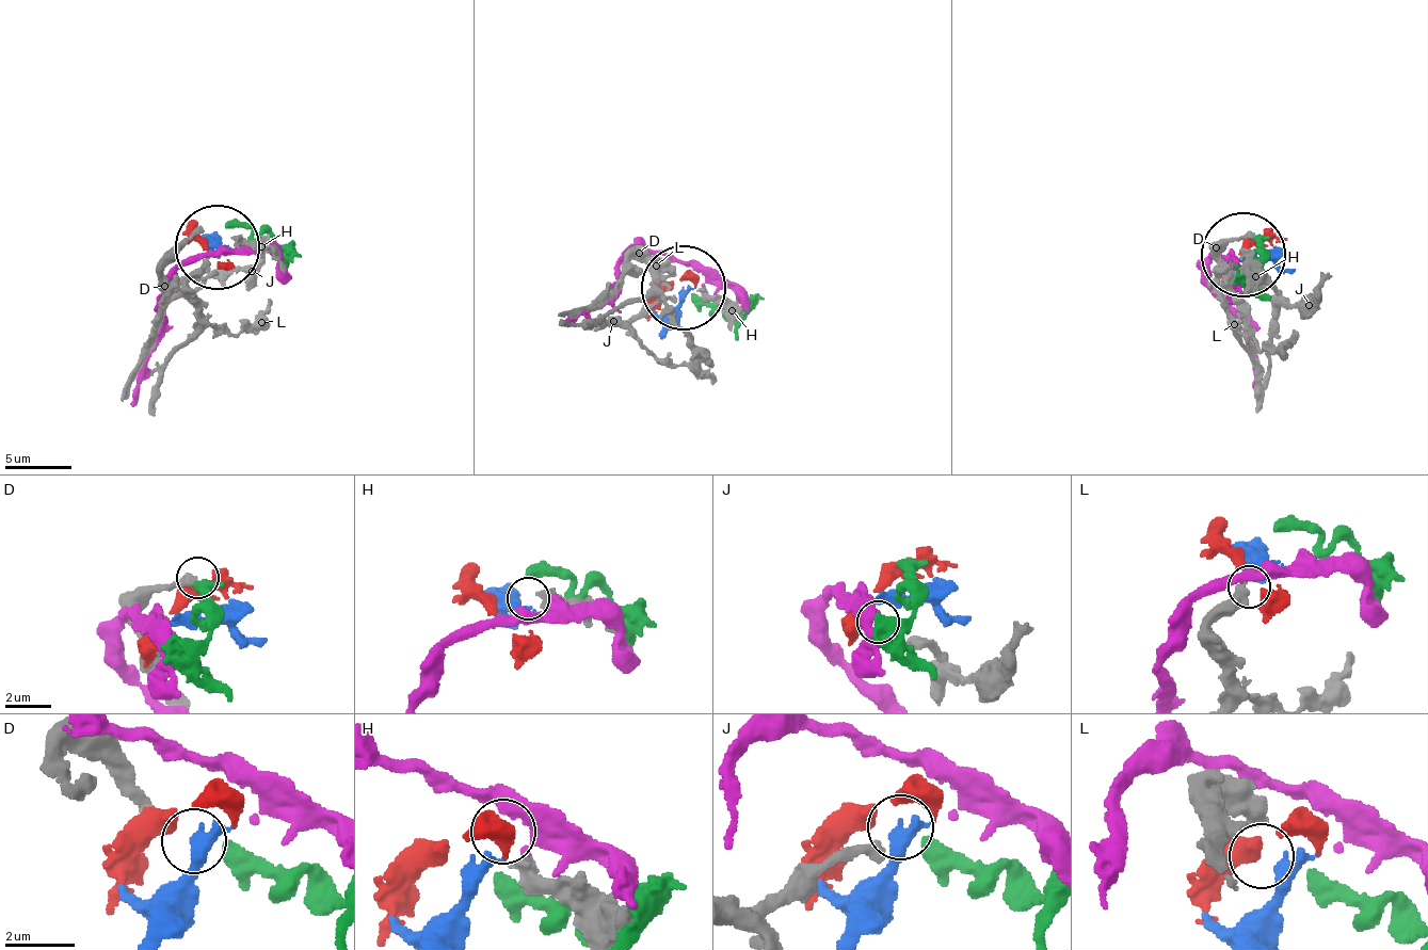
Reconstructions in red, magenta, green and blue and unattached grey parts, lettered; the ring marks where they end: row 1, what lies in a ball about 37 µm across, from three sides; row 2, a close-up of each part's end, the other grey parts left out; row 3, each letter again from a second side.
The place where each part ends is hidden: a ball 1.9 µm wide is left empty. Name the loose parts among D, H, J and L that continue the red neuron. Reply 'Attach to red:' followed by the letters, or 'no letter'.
Attach to red: J

